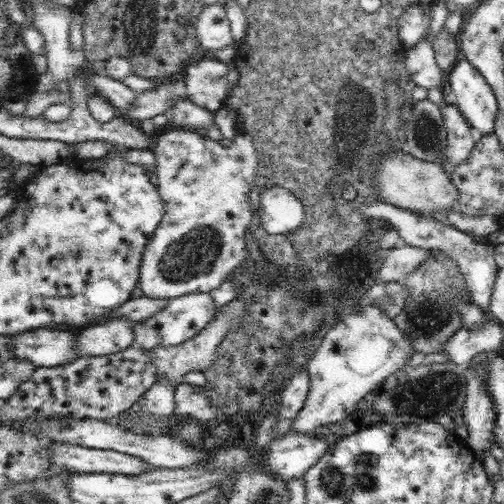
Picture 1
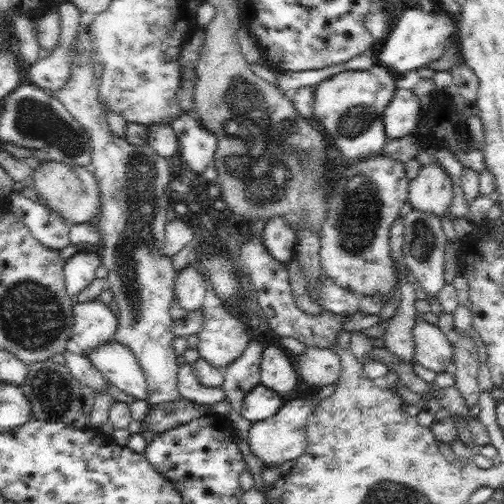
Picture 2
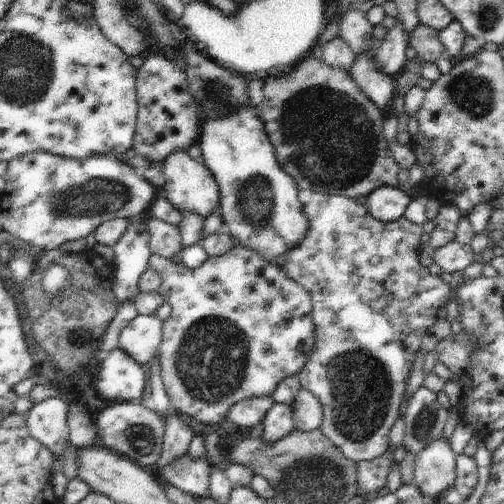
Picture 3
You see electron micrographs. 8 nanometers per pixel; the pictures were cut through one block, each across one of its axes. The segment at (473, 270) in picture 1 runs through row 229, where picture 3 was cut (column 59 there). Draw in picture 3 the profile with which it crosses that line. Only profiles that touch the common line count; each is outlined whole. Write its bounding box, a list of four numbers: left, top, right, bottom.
[23,396,69,456]

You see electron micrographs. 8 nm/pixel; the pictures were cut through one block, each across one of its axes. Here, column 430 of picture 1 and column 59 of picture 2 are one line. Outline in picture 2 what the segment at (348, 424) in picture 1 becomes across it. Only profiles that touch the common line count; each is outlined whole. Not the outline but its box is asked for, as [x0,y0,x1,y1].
[21,360,95,428]

